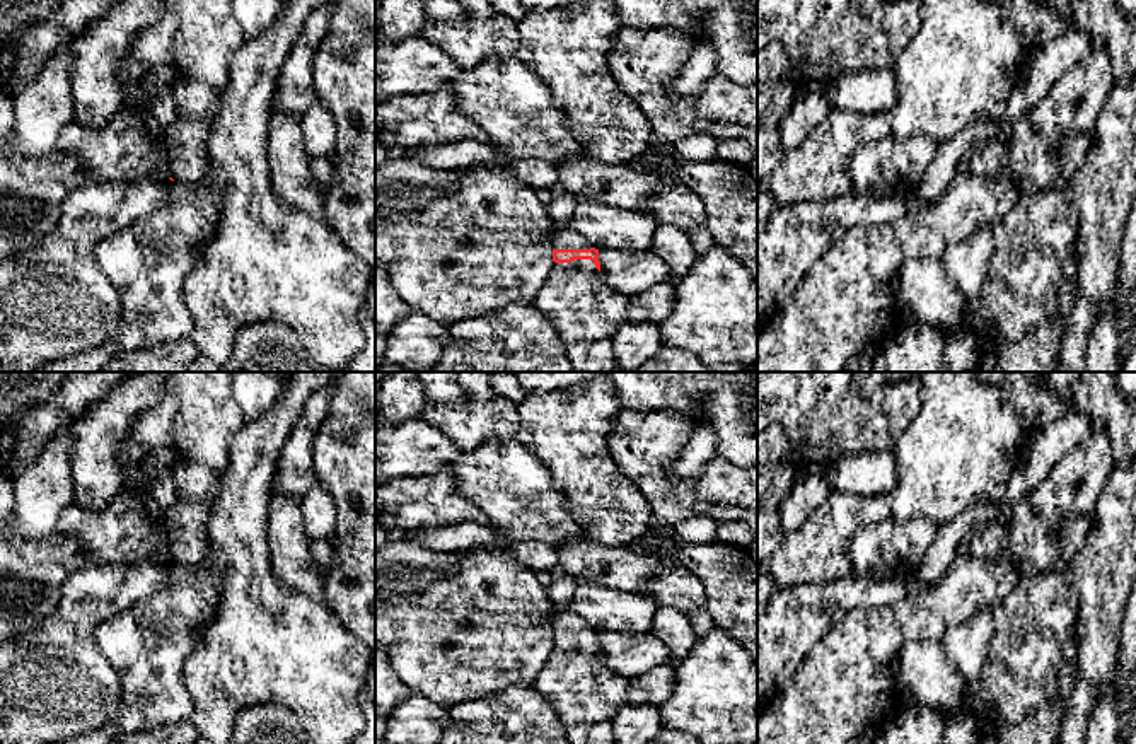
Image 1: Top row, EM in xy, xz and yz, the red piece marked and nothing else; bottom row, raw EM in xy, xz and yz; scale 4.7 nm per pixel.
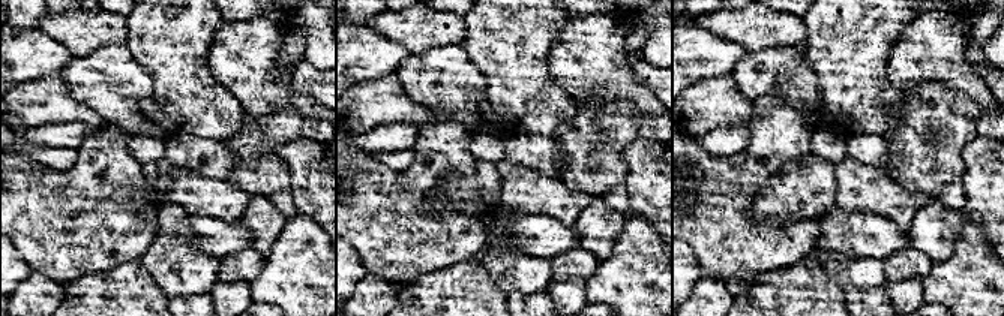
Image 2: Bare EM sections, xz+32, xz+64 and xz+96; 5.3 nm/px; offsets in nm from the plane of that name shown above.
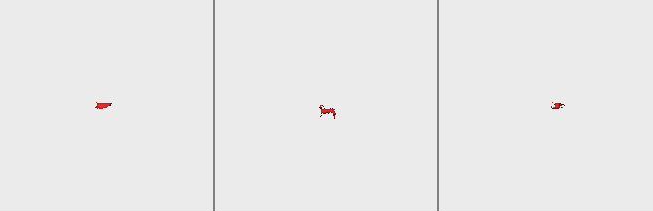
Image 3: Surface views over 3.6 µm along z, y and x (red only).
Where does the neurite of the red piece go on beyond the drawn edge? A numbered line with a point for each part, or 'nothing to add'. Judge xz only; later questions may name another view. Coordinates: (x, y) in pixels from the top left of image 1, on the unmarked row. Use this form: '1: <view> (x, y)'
1: xz (575, 681)

